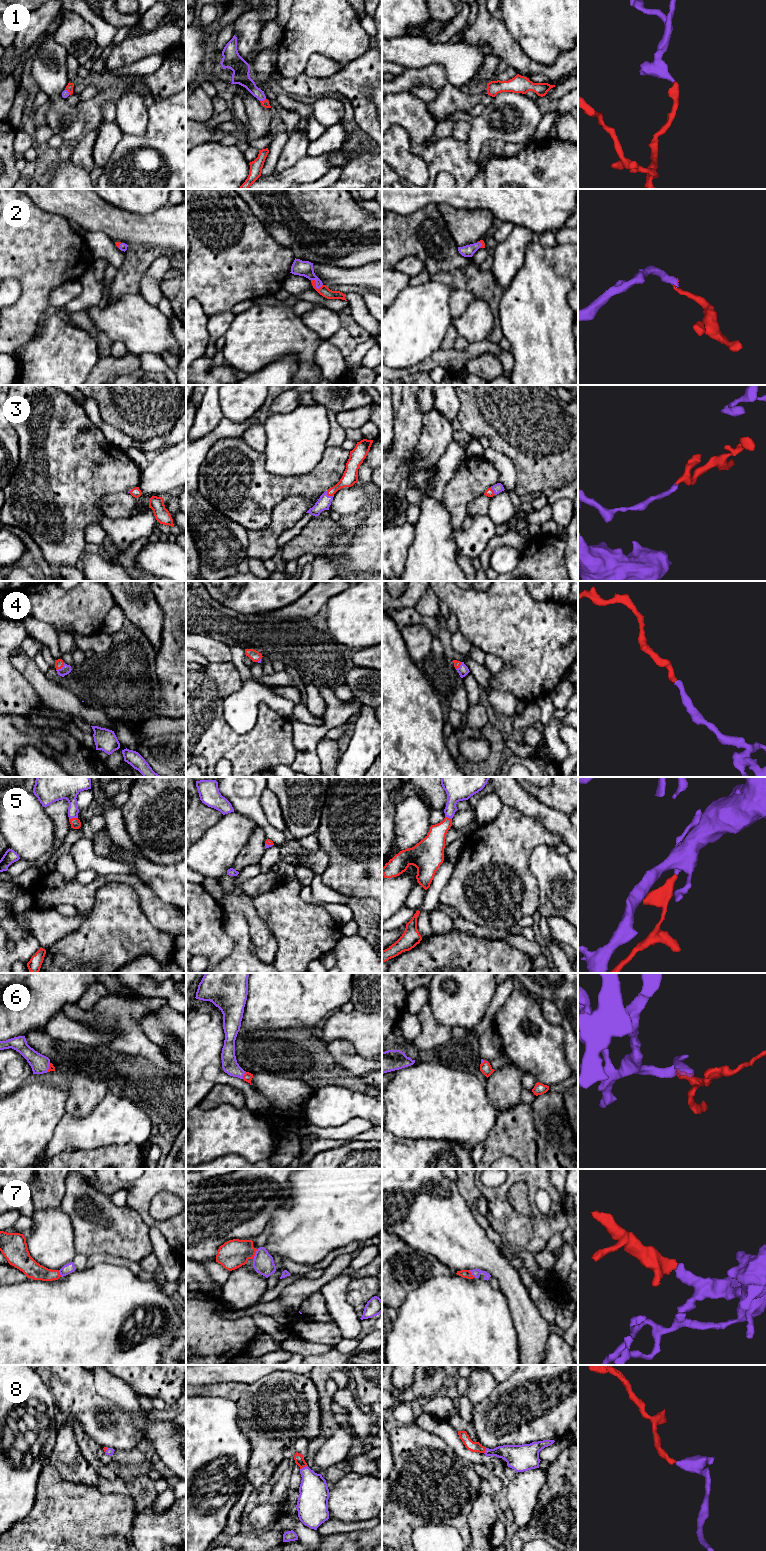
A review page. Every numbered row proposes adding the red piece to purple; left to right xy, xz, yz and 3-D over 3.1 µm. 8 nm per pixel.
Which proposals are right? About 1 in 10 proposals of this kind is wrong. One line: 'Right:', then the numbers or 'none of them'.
Right: 1, 2, 3, 4, 5, 6, 7, 8

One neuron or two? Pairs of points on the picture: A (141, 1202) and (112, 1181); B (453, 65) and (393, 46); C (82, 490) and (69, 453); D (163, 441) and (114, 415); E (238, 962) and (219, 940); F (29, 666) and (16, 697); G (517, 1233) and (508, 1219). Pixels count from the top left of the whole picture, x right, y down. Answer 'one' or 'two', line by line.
A: one
B: one
C: one
D: two
E: two
F: two
G: one

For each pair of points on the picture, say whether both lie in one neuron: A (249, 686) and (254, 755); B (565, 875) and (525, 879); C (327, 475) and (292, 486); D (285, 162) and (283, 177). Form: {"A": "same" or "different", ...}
{"A": "different", "B": "different", "C": "same", "D": "different"}

